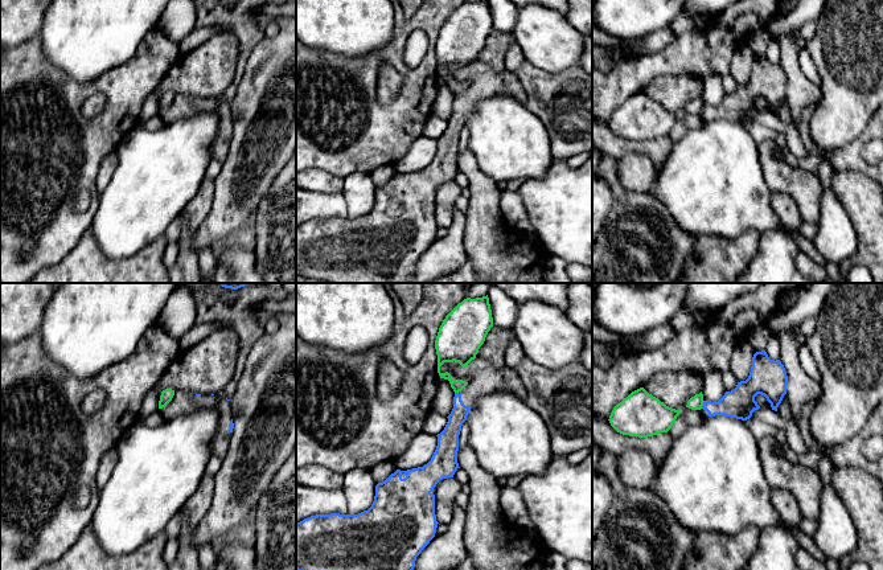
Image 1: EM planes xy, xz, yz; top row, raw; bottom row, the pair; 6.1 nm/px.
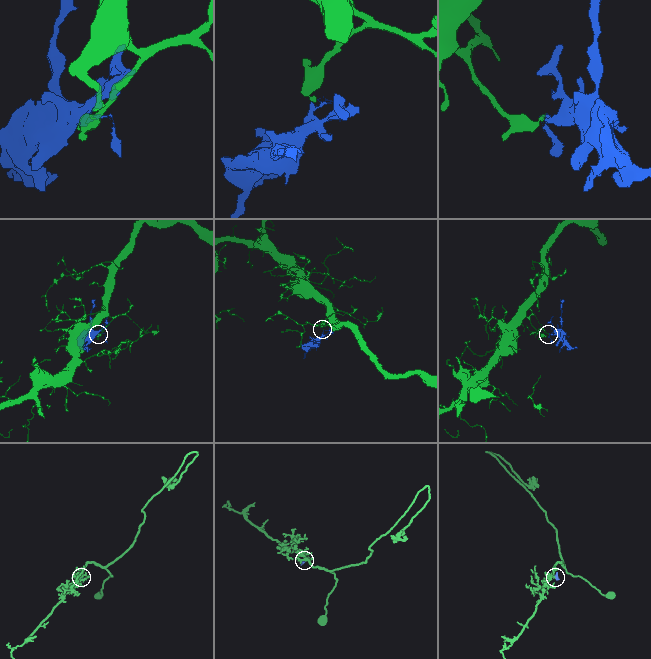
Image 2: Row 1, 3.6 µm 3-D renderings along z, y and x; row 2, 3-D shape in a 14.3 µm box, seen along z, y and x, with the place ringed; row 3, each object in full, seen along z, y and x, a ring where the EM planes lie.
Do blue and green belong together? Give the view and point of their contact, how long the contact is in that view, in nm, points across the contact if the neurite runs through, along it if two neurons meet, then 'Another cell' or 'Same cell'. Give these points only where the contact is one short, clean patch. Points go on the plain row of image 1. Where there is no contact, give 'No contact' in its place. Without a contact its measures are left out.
Touches blue at yz (703, 109). Shared border 50 nm. Boundary: yz (705, 105), (701, 111). Another cell

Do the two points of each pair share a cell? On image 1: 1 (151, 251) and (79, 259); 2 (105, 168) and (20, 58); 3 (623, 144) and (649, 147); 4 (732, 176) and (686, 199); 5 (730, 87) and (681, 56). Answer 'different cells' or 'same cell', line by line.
1: same cell
2: different cells
3: same cell
4: same cell
5: different cells

